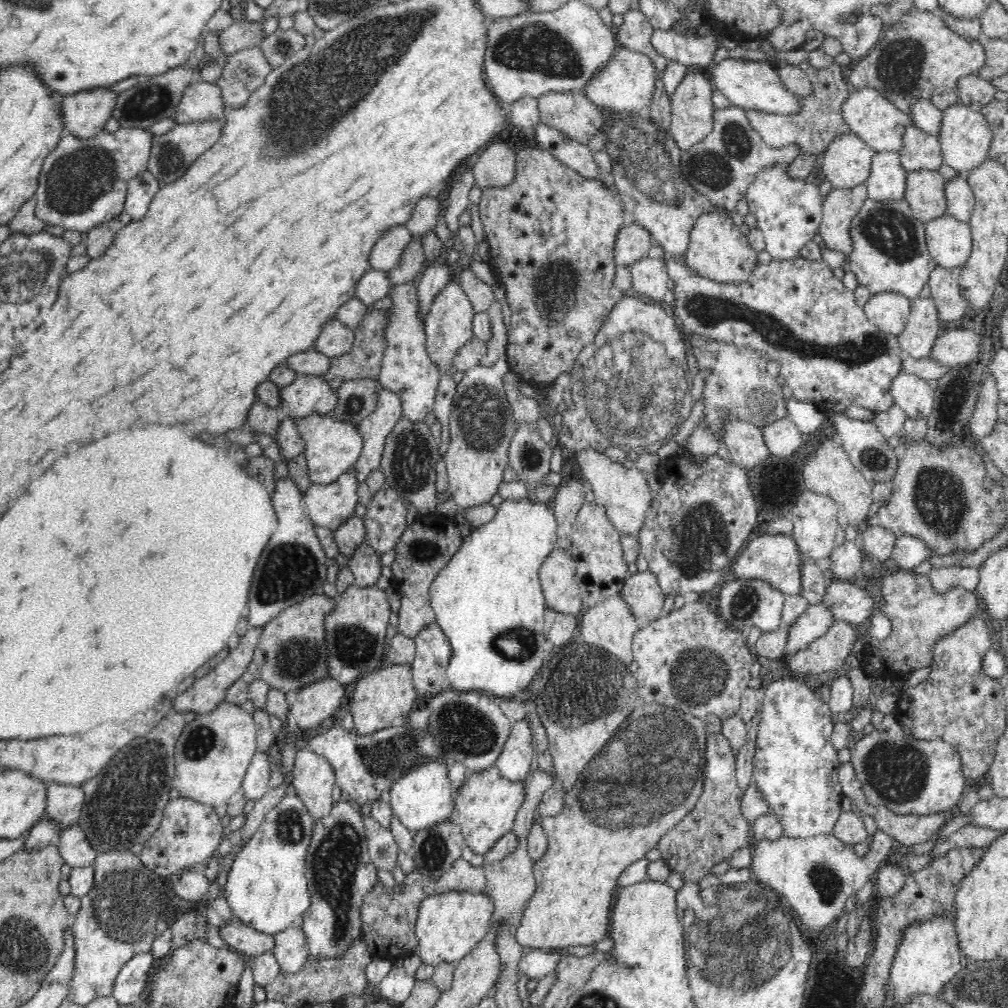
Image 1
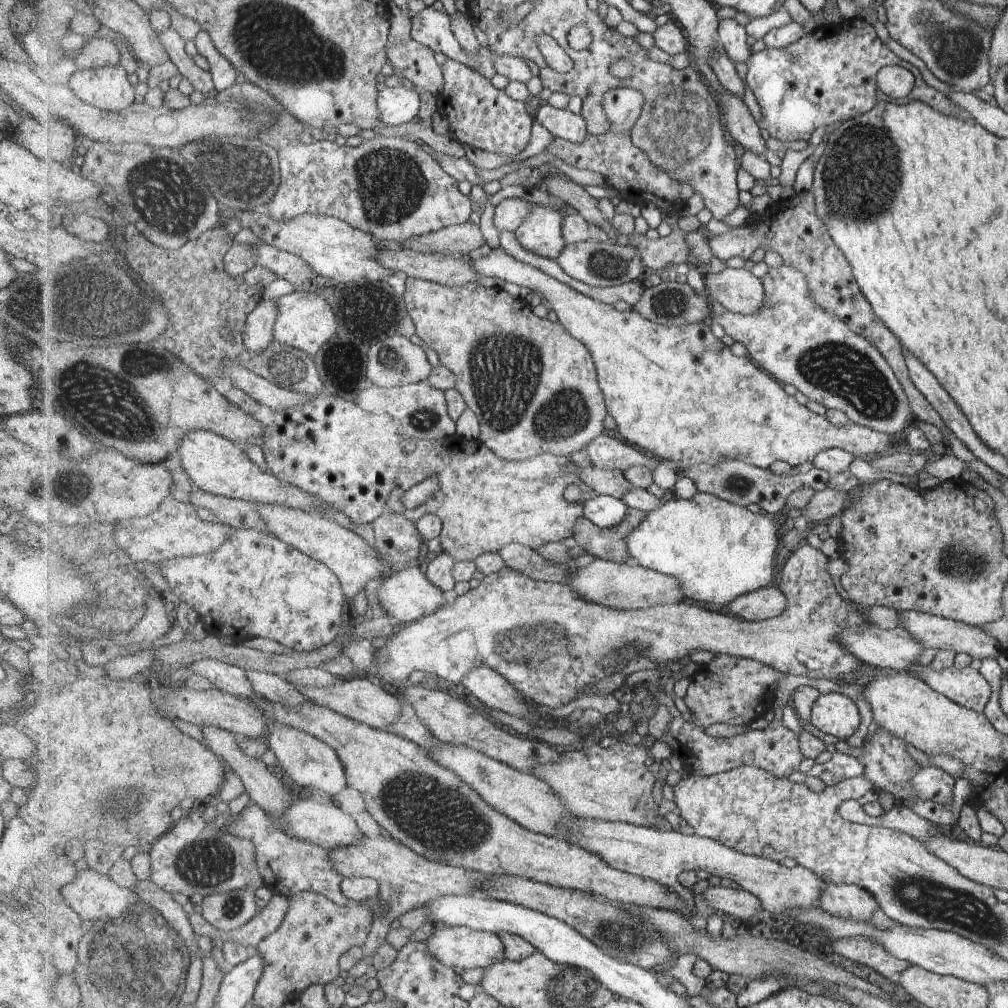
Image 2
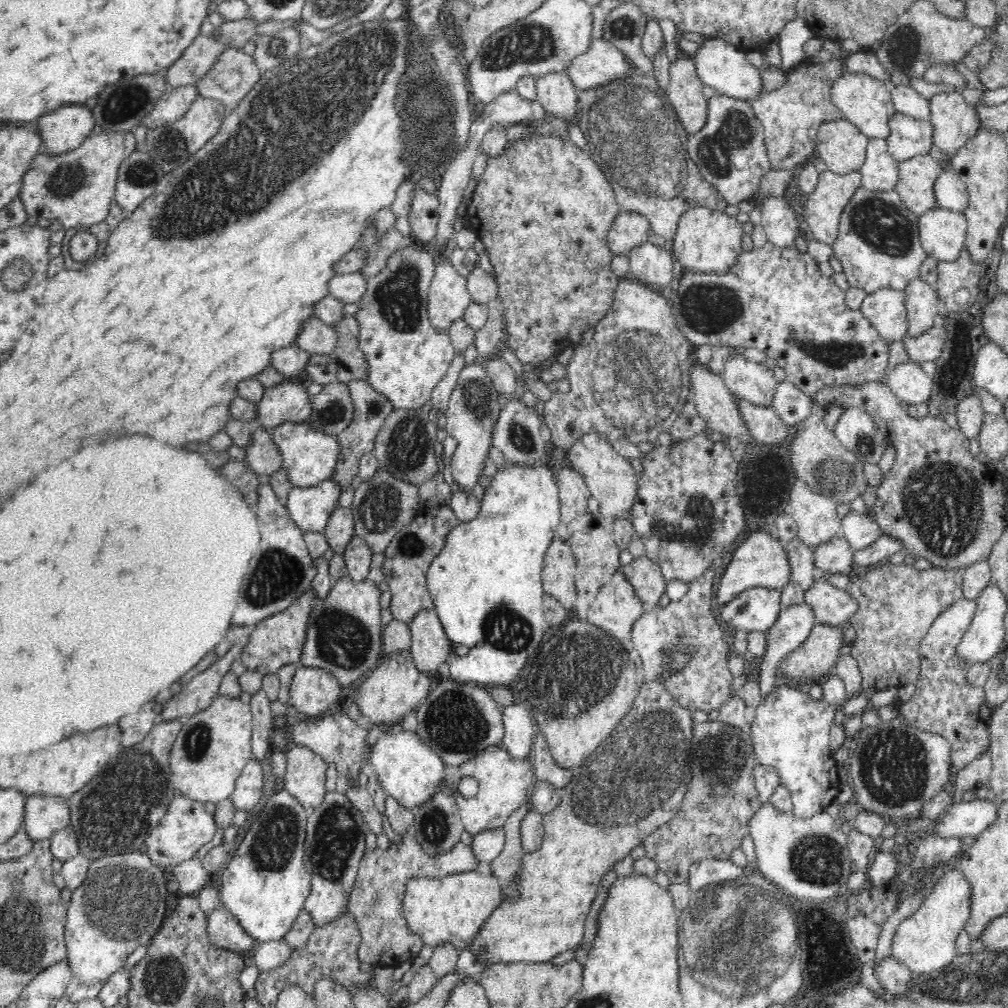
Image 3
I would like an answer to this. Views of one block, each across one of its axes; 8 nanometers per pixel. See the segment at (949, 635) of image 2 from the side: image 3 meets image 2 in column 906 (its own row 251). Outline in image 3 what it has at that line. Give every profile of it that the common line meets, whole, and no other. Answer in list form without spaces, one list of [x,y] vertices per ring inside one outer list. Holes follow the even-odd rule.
[[[620,211],[608,231],[609,249],[613,256],[628,256],[634,247],[648,240],[650,231],[649,221],[644,216]]]

